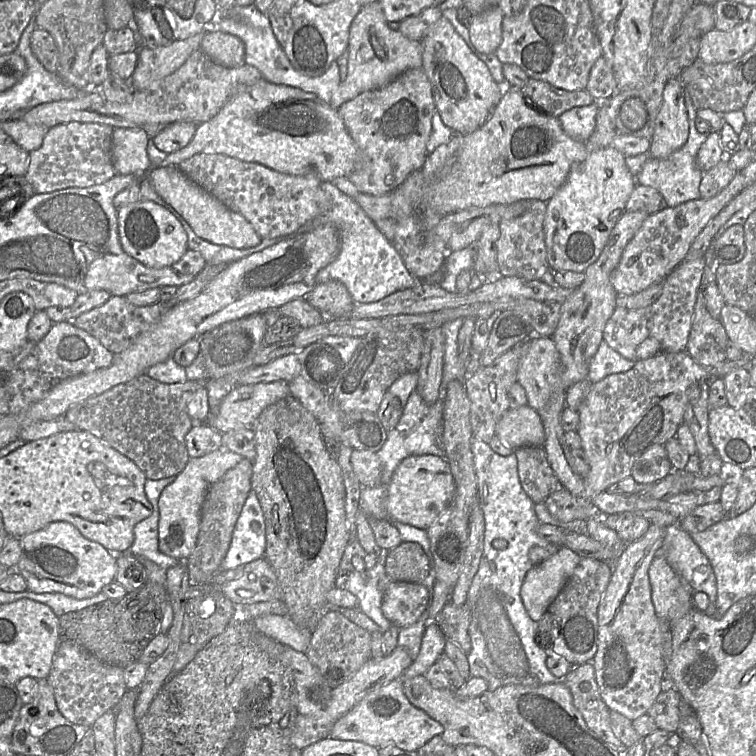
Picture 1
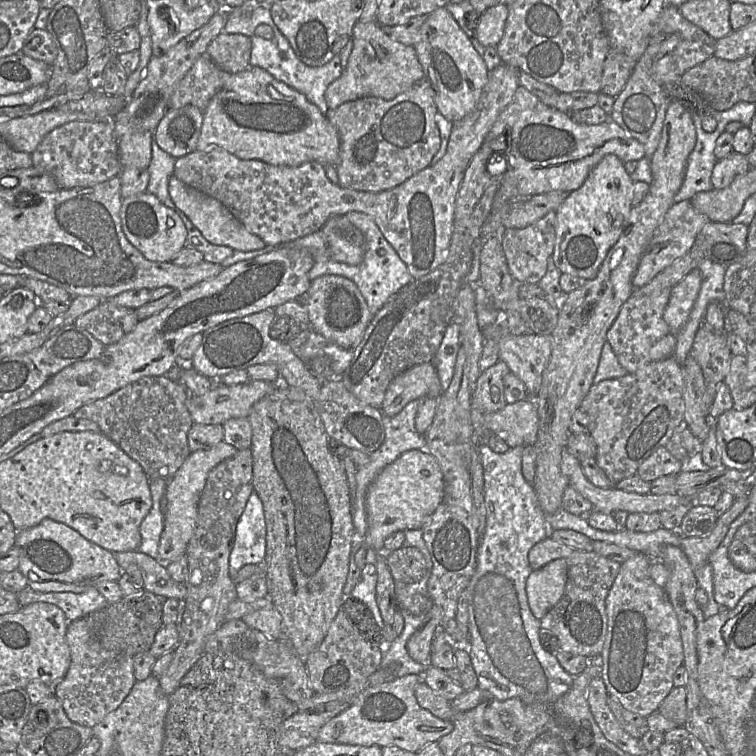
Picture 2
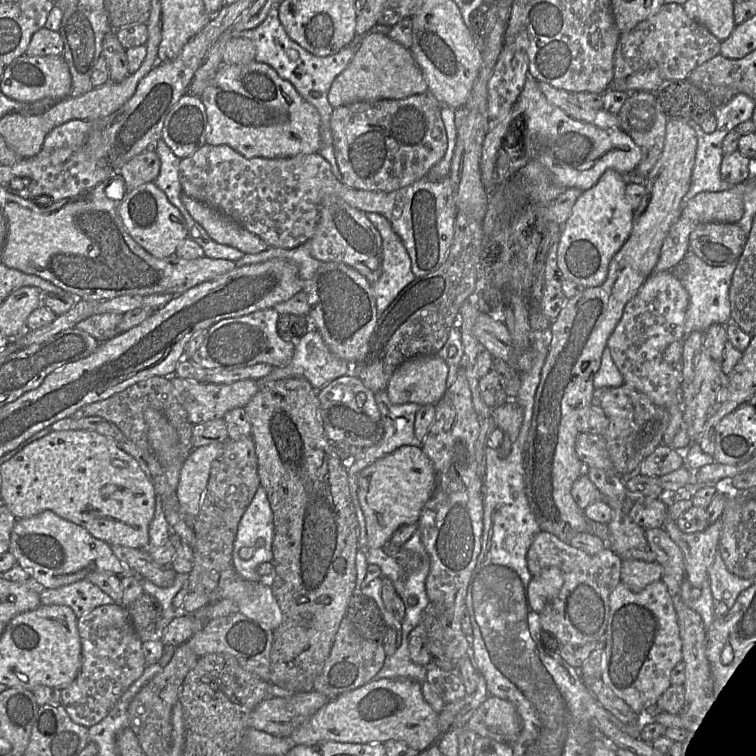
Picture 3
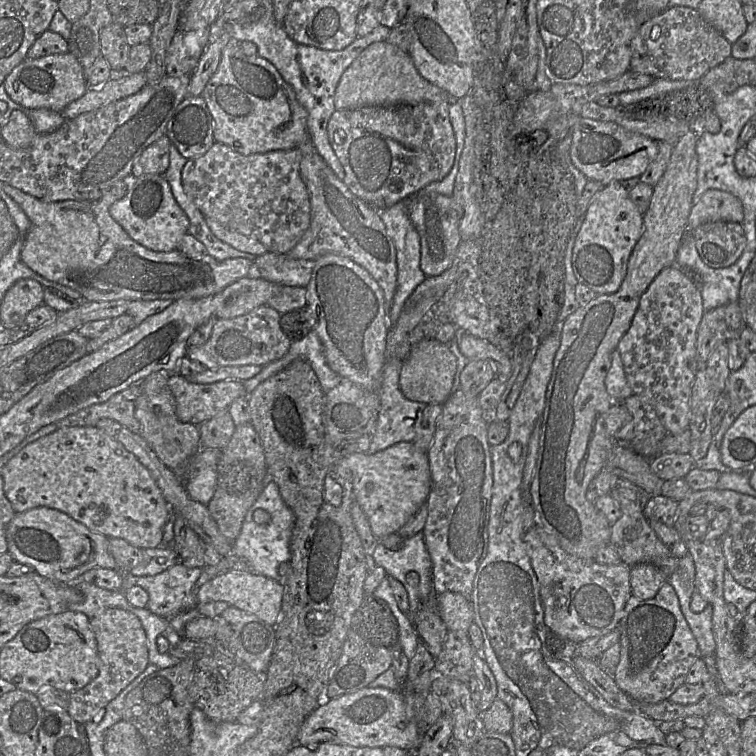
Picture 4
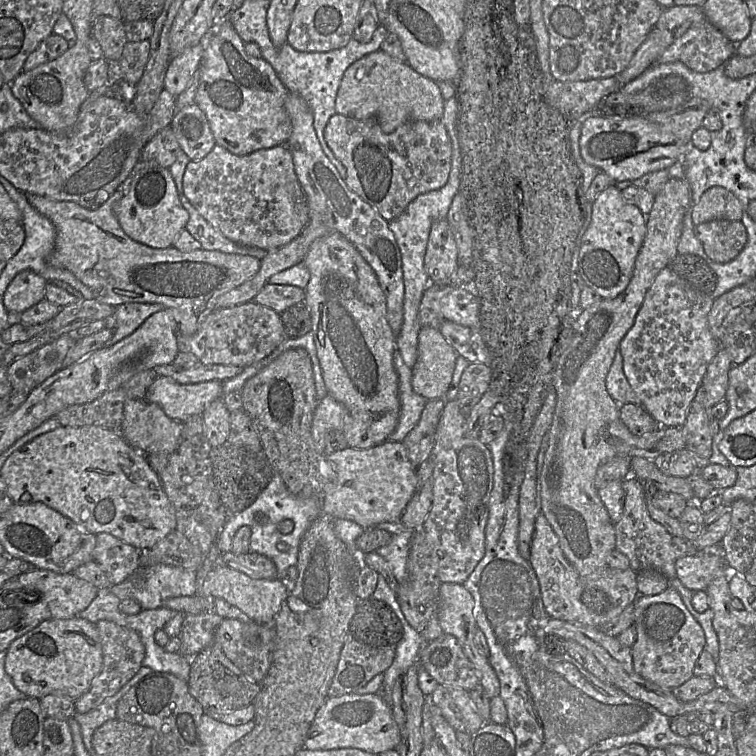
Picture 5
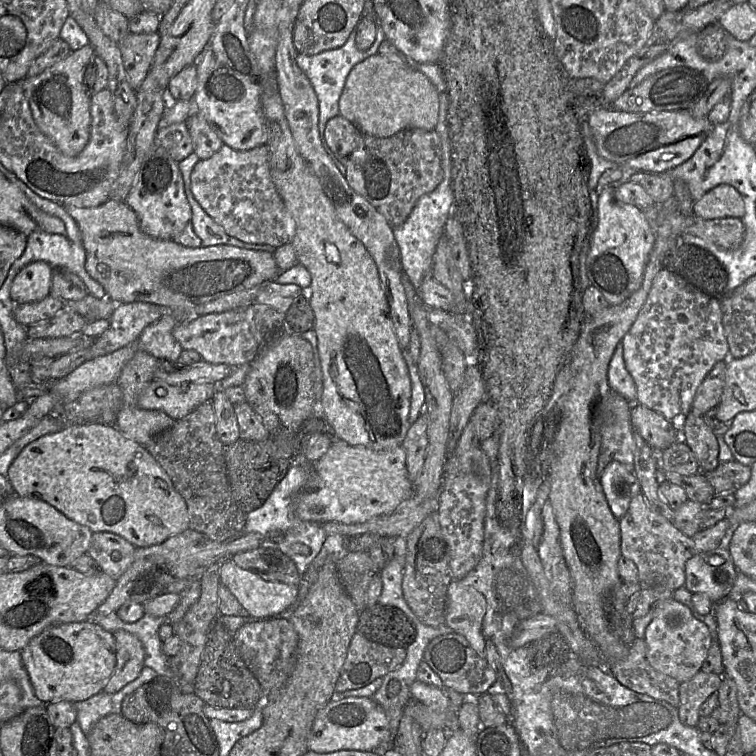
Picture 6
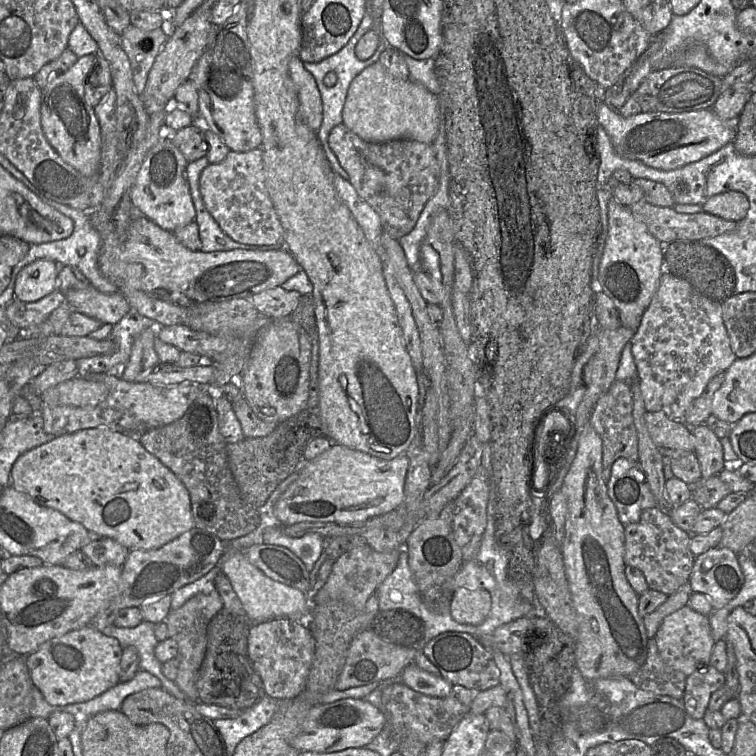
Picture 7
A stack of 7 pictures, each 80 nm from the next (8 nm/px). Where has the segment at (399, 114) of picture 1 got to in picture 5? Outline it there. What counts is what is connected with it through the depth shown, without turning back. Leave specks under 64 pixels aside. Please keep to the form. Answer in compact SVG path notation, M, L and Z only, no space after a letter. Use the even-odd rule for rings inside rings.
M336 113L329 119L324 136L329 148L346 169L346 185L387 222L397 218L417 196L441 188L448 180L452 143L442 119L409 121L386 134L375 120L356 120Z

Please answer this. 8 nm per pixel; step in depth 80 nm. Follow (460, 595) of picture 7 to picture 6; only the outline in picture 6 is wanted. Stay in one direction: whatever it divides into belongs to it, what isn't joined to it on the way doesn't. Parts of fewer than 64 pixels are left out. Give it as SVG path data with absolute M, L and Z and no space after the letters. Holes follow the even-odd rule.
M452 580L447 588L444 623L463 635L480 656L485 656L485 638L481 632L485 612L486 599L481 592Z

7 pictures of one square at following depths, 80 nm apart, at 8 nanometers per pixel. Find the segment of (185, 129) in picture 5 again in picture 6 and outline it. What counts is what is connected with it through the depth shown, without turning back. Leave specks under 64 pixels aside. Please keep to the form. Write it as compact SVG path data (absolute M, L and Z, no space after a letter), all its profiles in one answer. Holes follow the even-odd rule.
M199 112L191 115L184 124L191 136L194 154L200 160L211 158L223 146L221 139Z

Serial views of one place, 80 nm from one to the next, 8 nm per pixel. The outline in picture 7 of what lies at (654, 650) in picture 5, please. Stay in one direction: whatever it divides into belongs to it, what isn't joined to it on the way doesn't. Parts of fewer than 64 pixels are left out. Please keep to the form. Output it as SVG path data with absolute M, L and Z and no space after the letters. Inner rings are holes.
M688 605L664 618L654 640L663 661L675 670L683 672L686 676L709 665L715 644L708 616L694 611Z

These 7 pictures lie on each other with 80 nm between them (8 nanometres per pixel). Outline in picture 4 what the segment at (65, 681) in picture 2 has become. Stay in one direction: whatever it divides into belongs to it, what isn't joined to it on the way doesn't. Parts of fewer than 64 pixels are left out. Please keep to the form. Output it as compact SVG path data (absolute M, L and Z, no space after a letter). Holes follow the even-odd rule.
M110 607L90 619L100 659L98 675L85 687L70 693L68 713L79 724L93 721L149 665L148 641L138 617L131 611Z

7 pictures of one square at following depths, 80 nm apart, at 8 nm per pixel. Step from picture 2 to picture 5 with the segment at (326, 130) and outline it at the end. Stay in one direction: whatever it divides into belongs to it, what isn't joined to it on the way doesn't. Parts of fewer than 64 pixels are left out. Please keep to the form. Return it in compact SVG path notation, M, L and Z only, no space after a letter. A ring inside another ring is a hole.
M223 19L204 41L195 102L205 113L216 144L235 155L249 155L261 149L287 144L291 120L285 110L289 91L262 57L251 57L231 22Z

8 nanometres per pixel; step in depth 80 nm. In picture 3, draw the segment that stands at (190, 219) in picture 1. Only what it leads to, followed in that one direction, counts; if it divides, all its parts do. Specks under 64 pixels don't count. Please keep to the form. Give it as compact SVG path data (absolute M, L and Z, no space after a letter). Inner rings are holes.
M184 193L181 199L189 214L215 242L234 247L244 254L256 254L268 248L267 243L260 237L214 208Z

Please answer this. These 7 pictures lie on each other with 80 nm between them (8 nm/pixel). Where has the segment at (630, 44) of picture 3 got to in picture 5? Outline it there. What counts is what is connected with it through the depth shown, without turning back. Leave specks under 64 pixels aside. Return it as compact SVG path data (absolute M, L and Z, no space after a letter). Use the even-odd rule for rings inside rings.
M707 19L694 22L657 58L655 64L683 62L698 73L723 65L735 54L734 43Z

